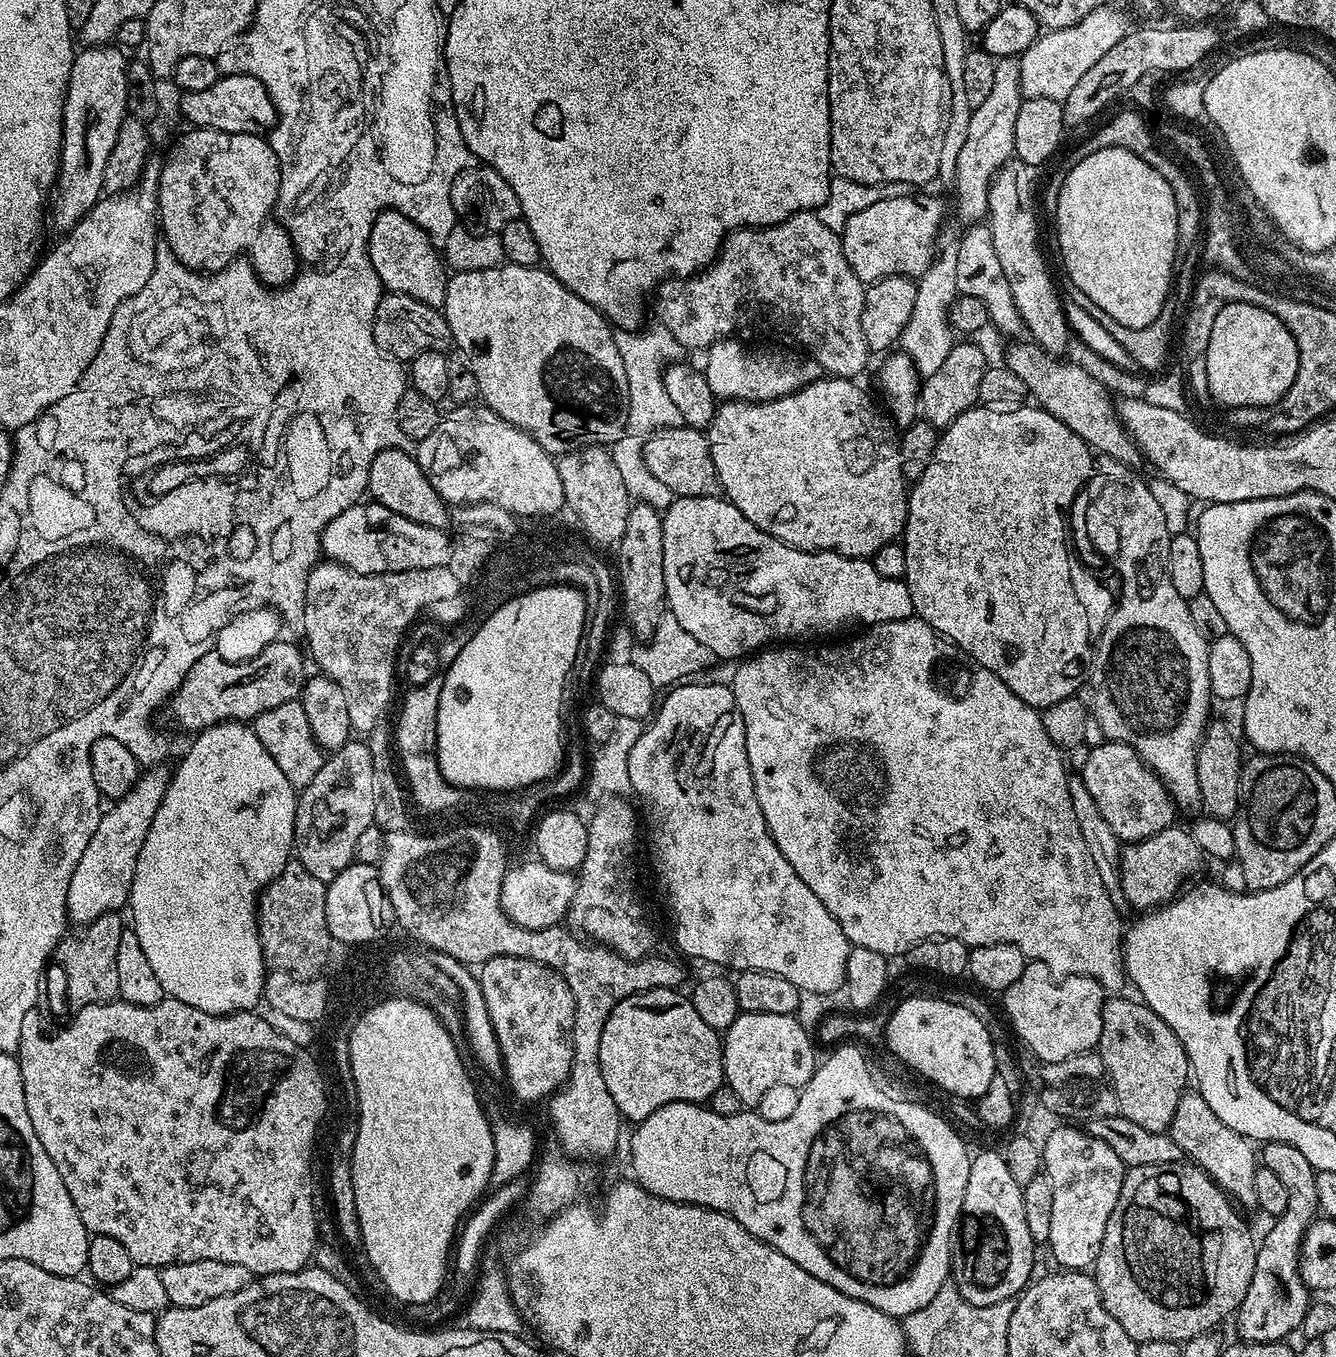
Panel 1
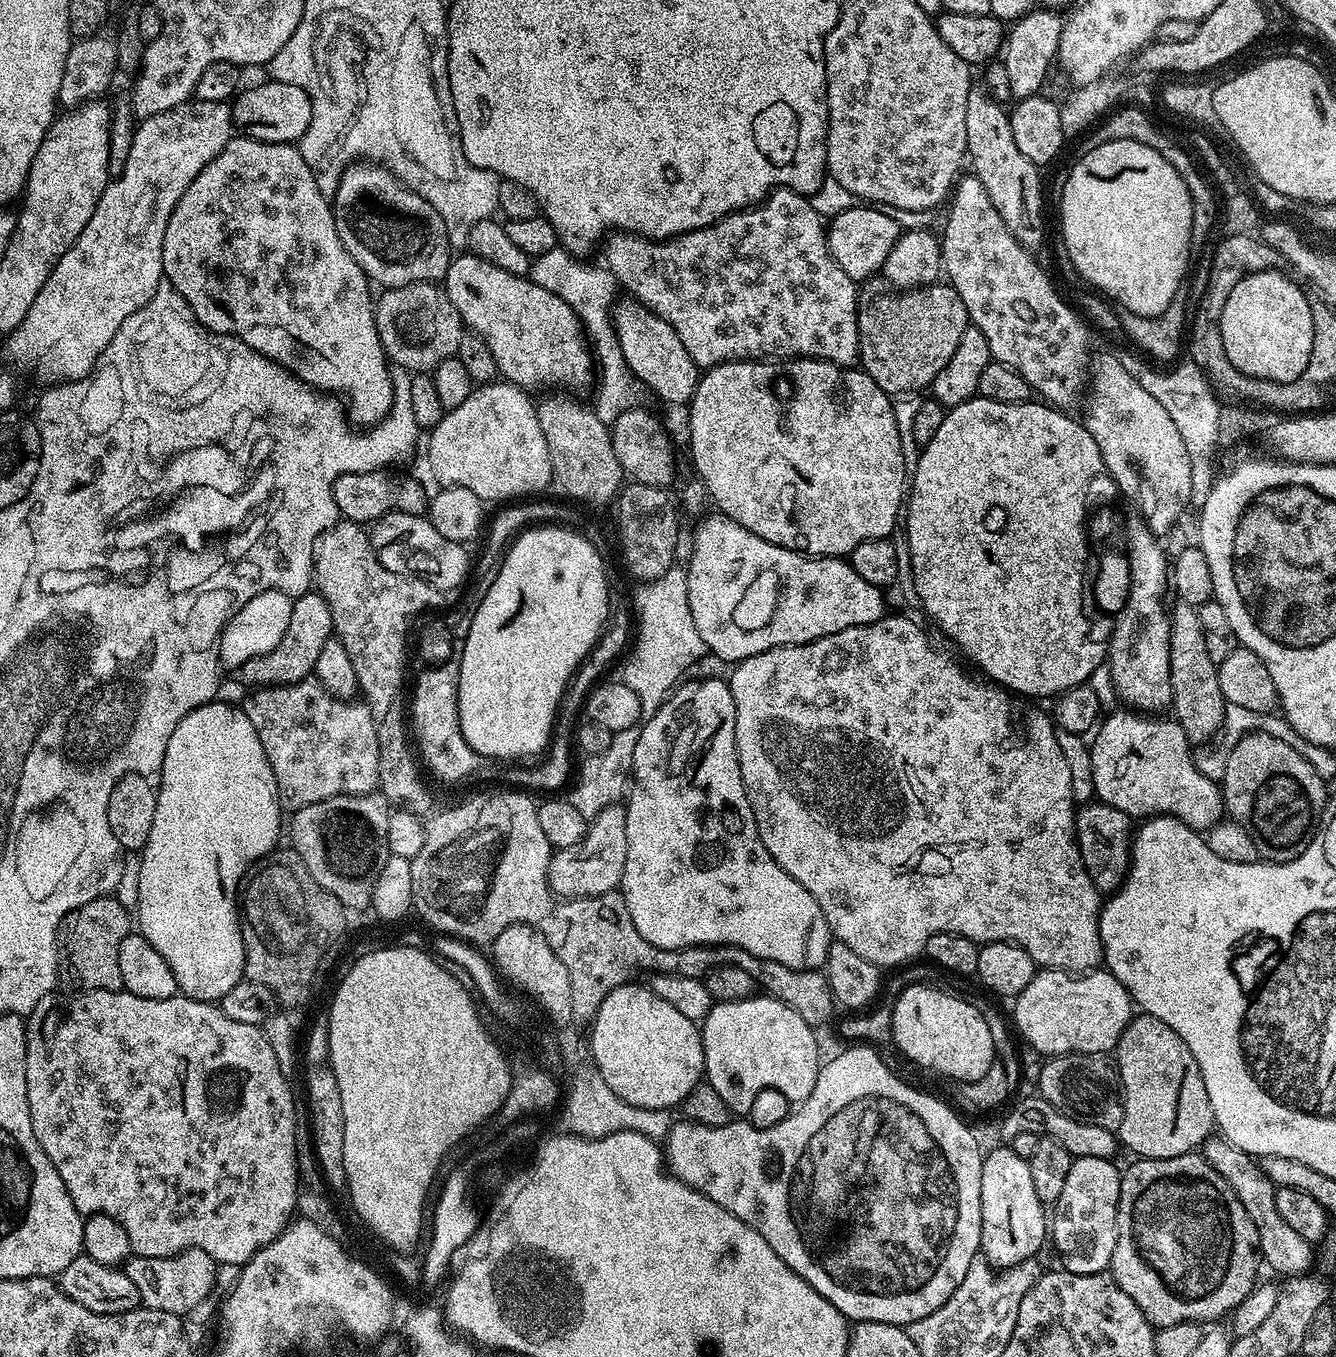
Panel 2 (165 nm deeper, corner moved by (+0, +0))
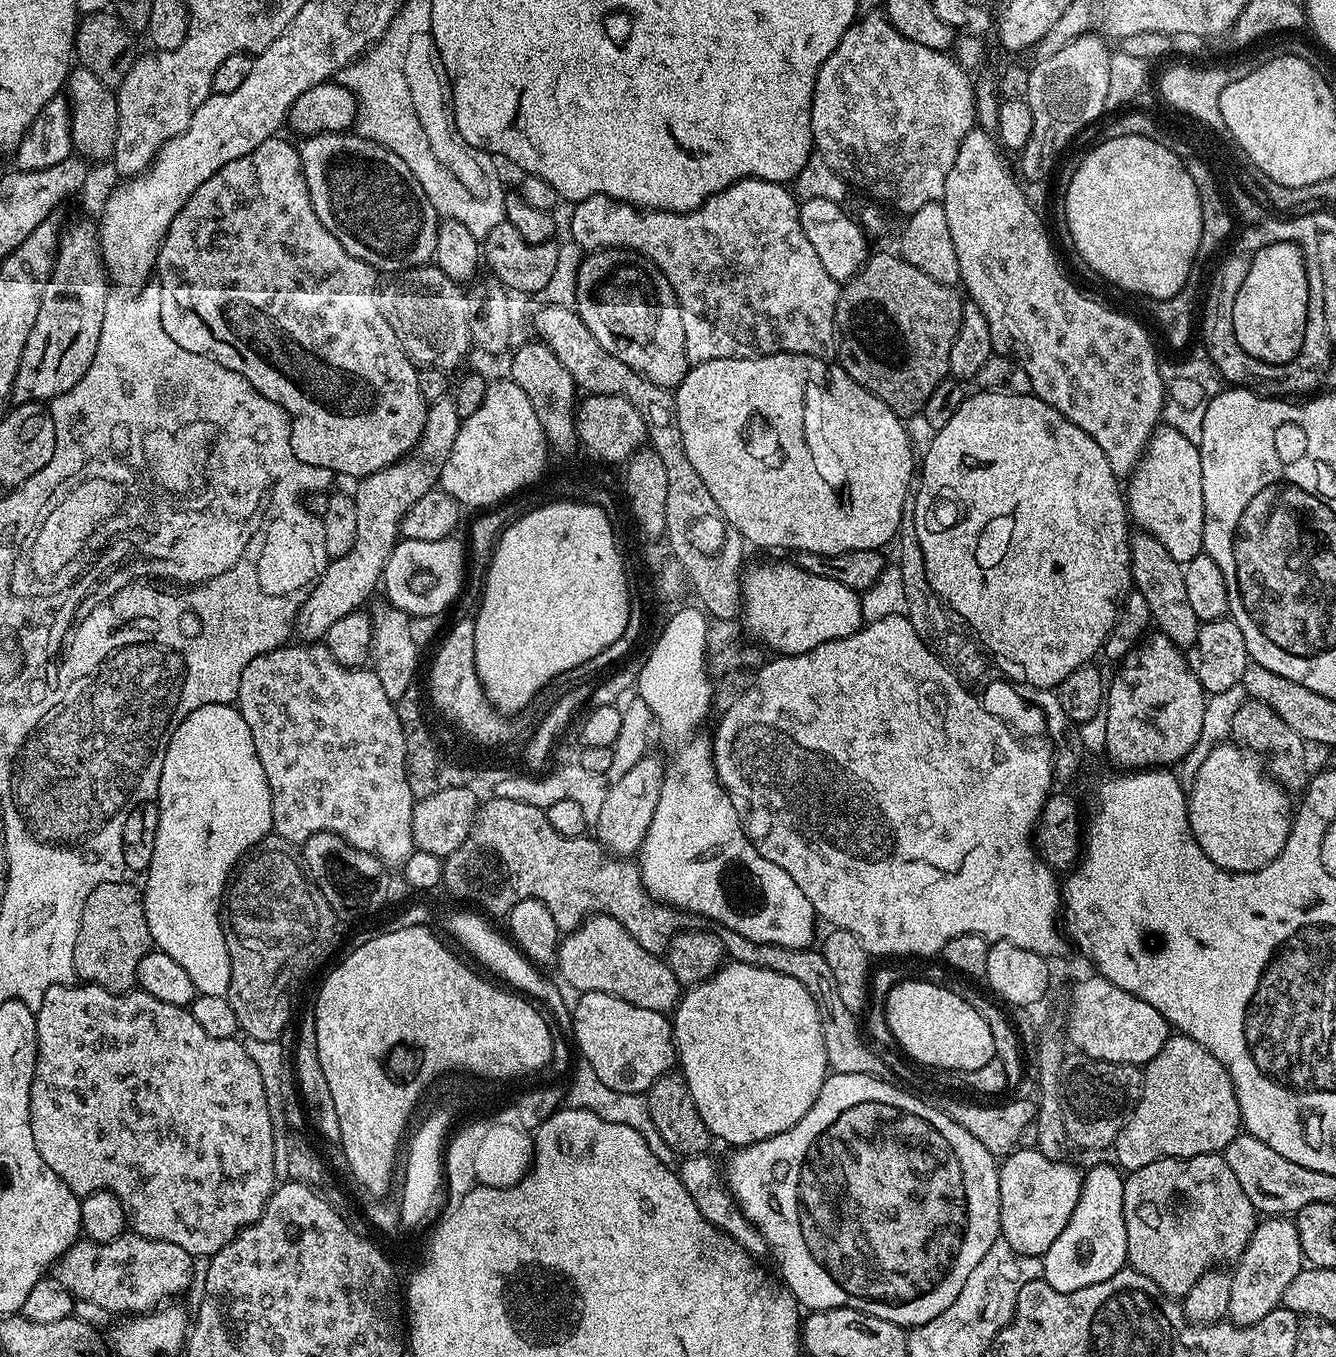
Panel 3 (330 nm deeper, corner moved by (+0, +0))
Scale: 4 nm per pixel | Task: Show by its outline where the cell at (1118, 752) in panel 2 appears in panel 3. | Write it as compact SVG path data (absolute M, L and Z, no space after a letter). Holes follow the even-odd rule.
M1148 634L1119 661L1116 677L1106 688L1106 746L1104 752L1120 770L1143 770L1176 766L1186 758L1199 740L1206 701L1204 688L1190 667L1190 660L1170 638Z

